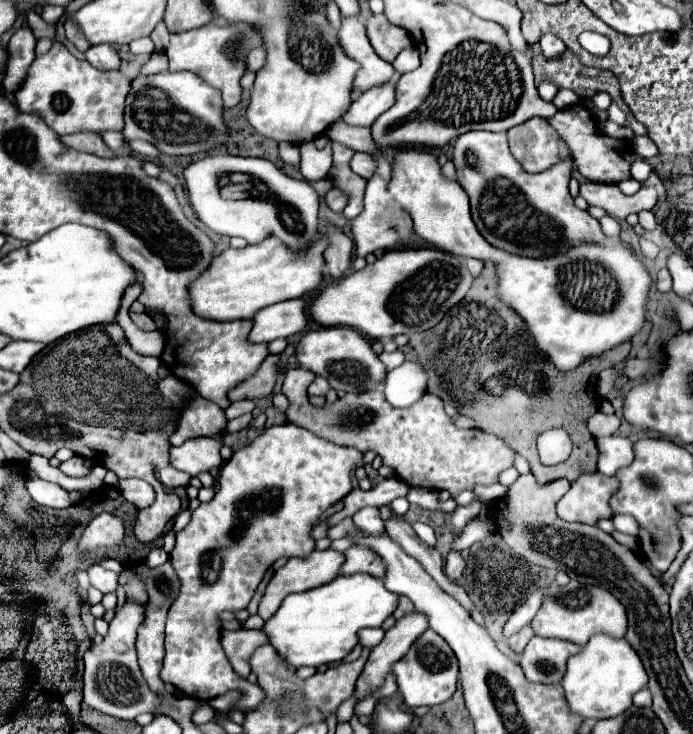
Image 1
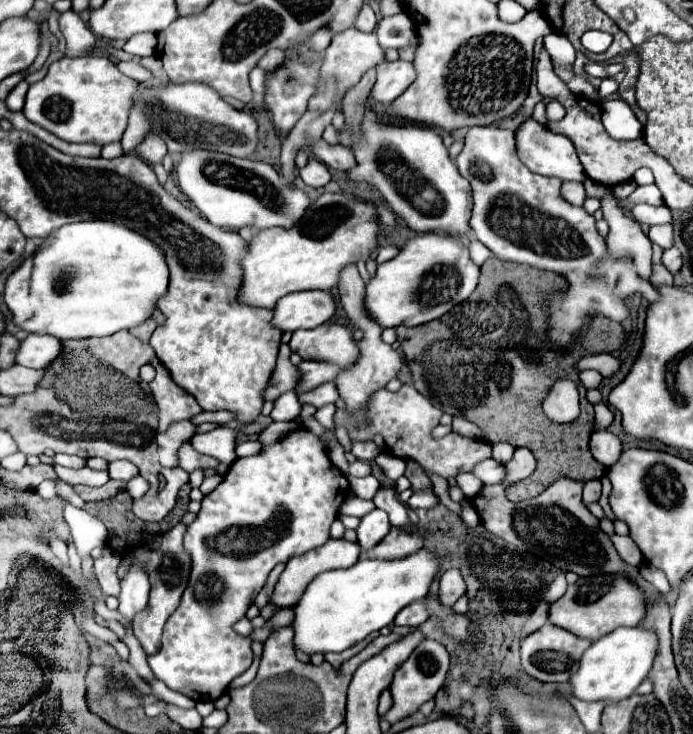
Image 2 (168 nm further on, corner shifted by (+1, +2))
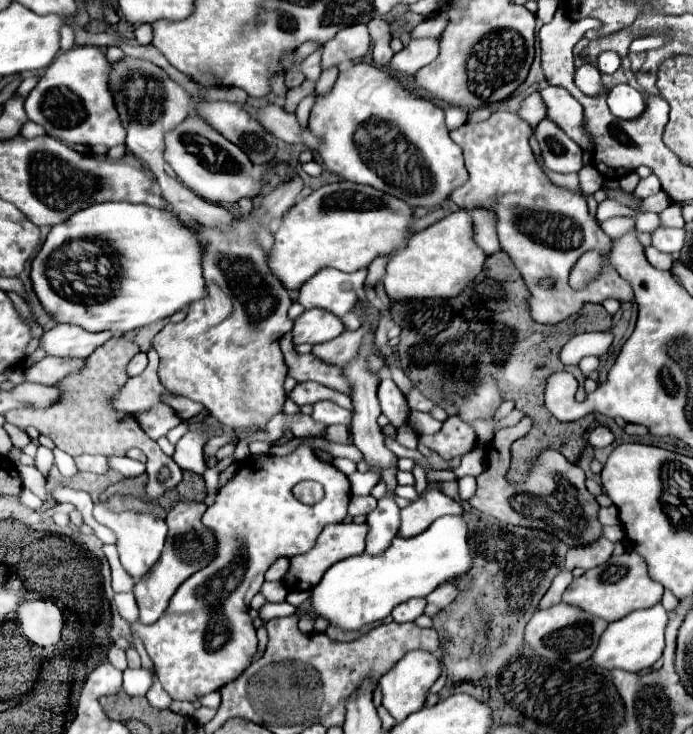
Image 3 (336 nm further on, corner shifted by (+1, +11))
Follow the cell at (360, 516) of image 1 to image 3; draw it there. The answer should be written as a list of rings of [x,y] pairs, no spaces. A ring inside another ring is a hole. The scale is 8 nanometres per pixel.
[[[388,487],[388,495],[378,501],[378,507],[366,517],[368,535],[366,535],[366,553],[382,553],[392,537],[398,533],[400,525],[400,507],[394,501],[394,489]]]

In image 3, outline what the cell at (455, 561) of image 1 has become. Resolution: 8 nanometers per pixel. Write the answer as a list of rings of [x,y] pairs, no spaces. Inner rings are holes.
[[[448,581],[444,585],[440,585],[438,589],[434,589],[430,593],[430,597],[426,597],[428,603],[436,603],[438,607],[446,607],[448,603],[452,603],[458,595],[458,585],[454,581]]]

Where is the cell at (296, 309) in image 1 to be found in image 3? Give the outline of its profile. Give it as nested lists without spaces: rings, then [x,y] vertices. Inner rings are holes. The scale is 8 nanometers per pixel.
[[[322,269],[310,277],[298,291],[296,301],[304,309],[326,309],[338,317],[348,313],[358,299],[358,289],[366,279],[366,269],[356,273],[340,273],[338,269]]]

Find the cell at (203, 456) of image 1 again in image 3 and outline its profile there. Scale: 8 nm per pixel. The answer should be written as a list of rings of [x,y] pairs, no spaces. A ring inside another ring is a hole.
[[[164,403],[156,405],[156,409],[150,409],[148,413],[136,413],[136,419],[140,421],[140,427],[154,439],[158,441],[164,437],[170,429],[182,423],[182,419],[176,415],[176,411]]]

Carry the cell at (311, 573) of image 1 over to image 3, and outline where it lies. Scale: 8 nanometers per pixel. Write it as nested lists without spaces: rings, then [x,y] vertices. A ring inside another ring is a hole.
[[[334,523],[334,525],[328,525],[316,539],[316,545],[304,553],[304,555],[296,555],[290,559],[290,567],[288,567],[288,573],[284,575],[284,587],[288,591],[310,591],[320,579],[322,579],[322,573],[334,565],[336,561],[340,559],[346,559],[346,557],[354,557],[354,555],[360,555],[364,551],[364,537],[366,537],[366,523],[362,525],[356,525],[356,523]]]

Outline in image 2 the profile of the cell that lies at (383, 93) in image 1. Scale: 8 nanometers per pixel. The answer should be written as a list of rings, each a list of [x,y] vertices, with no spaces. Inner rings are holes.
[[[396,60],[396,62],[380,62],[378,64],[378,80],[372,88],[372,100],[390,104],[400,96],[416,78],[416,70],[412,62]]]

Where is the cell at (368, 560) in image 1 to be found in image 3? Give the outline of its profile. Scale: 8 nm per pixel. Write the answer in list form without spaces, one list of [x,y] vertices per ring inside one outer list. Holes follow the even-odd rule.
[[[428,489],[412,505],[408,505],[400,511],[398,535],[416,537],[424,529],[428,529],[428,525],[432,525],[432,521],[436,521],[438,517],[444,517],[444,515],[462,515],[462,507],[454,499],[440,493],[438,489]]]

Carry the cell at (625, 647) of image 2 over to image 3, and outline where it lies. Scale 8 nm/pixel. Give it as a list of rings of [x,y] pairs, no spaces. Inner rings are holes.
[[[662,603],[650,607],[650,609],[640,609],[624,619],[618,619],[606,627],[606,631],[600,637],[600,643],[592,655],[592,665],[614,671],[630,671],[630,673],[640,673],[648,667],[652,667],[660,657],[664,649],[664,627],[668,621],[668,613],[662,607]]]

